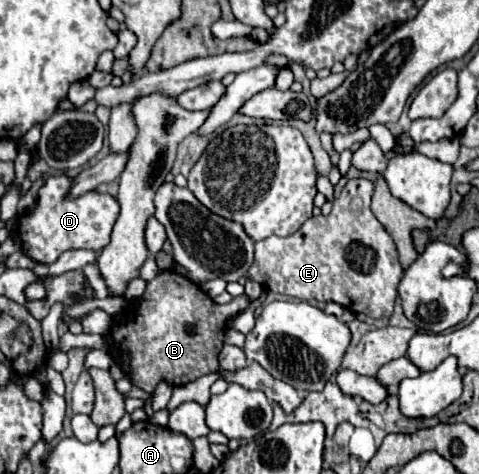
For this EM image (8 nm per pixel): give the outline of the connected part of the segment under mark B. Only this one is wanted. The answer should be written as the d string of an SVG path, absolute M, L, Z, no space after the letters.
M162 270L148 282L146 292L134 306L122 328L118 328L116 342L130 356L132 382L154 392L160 380L172 386L192 382L208 372L218 370L218 352L224 344L226 318L248 306L248 298L242 294L230 304L214 304L212 298L192 280L176 270Z

